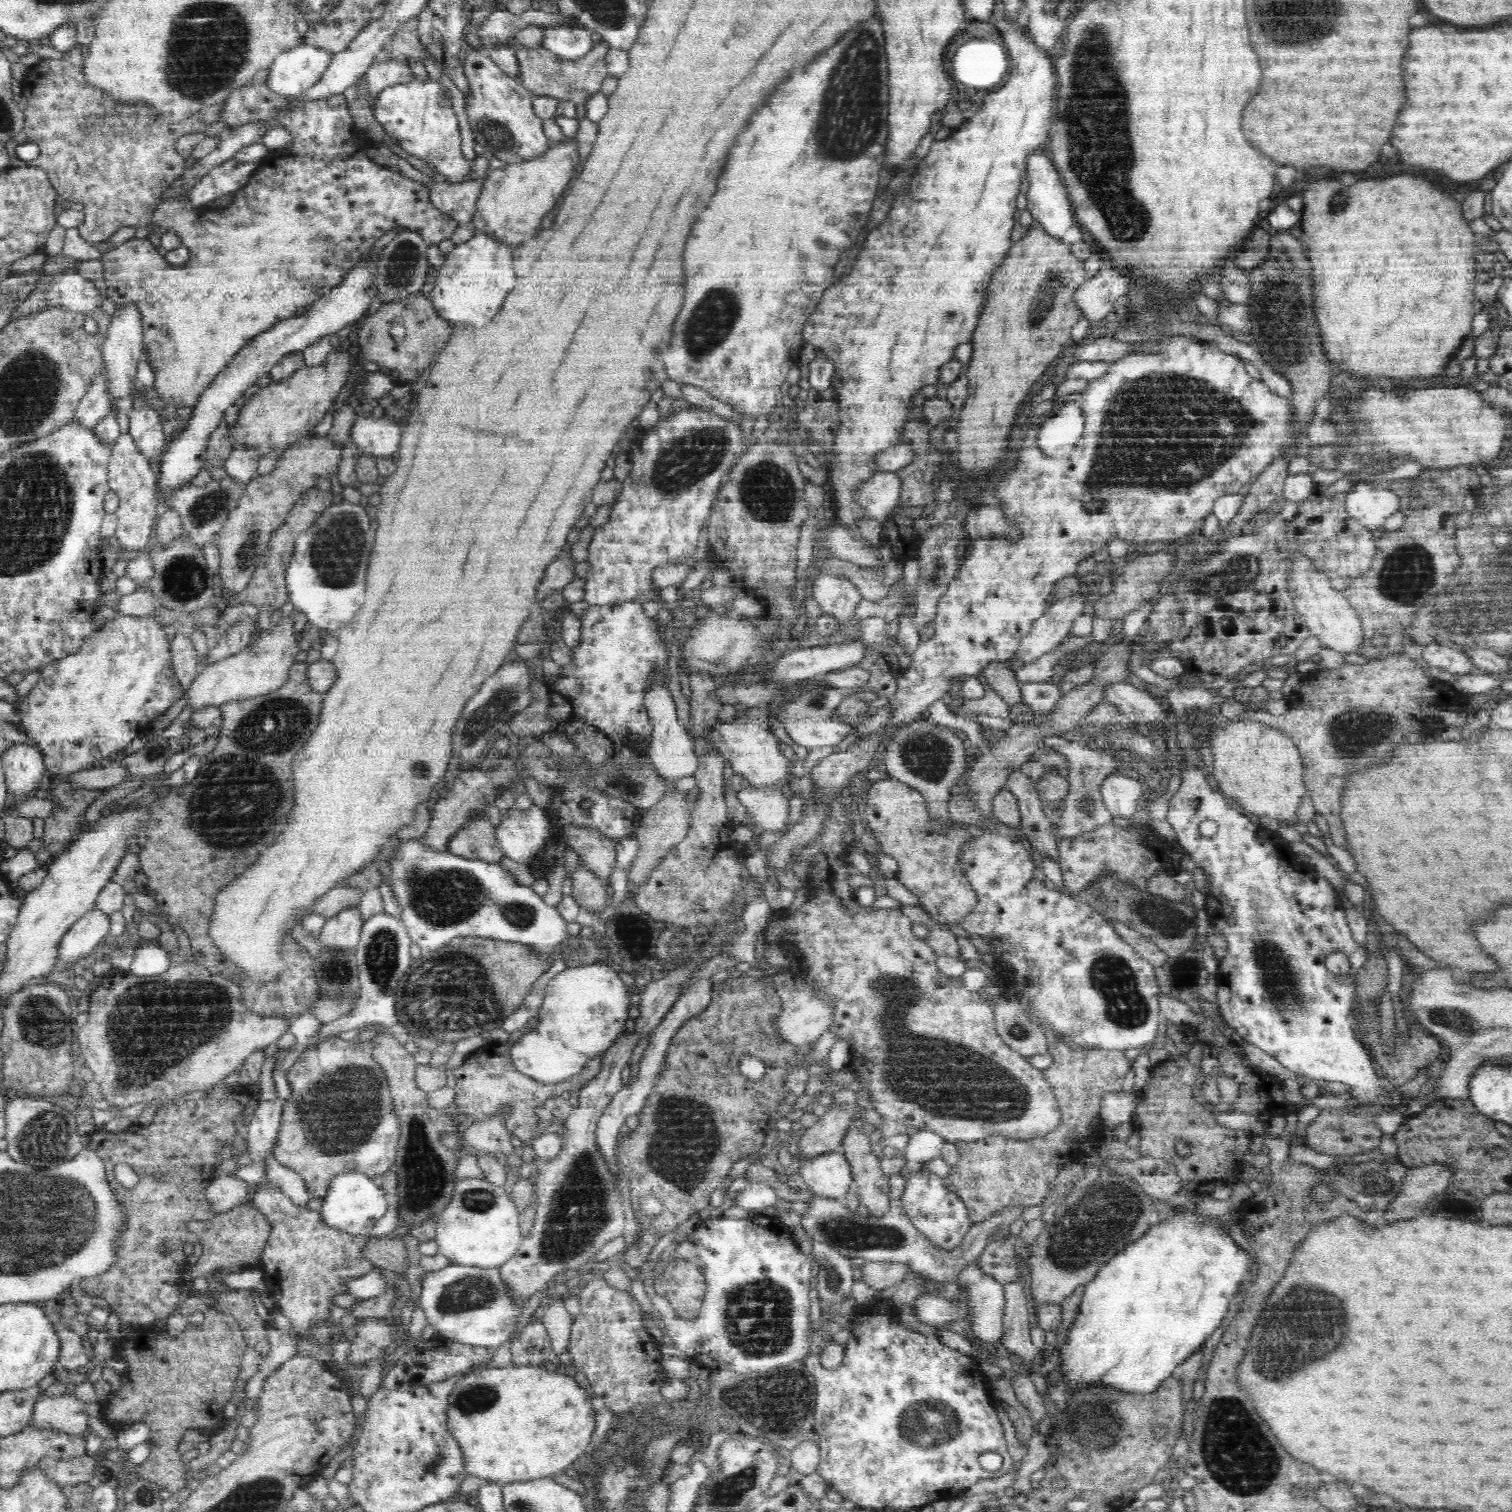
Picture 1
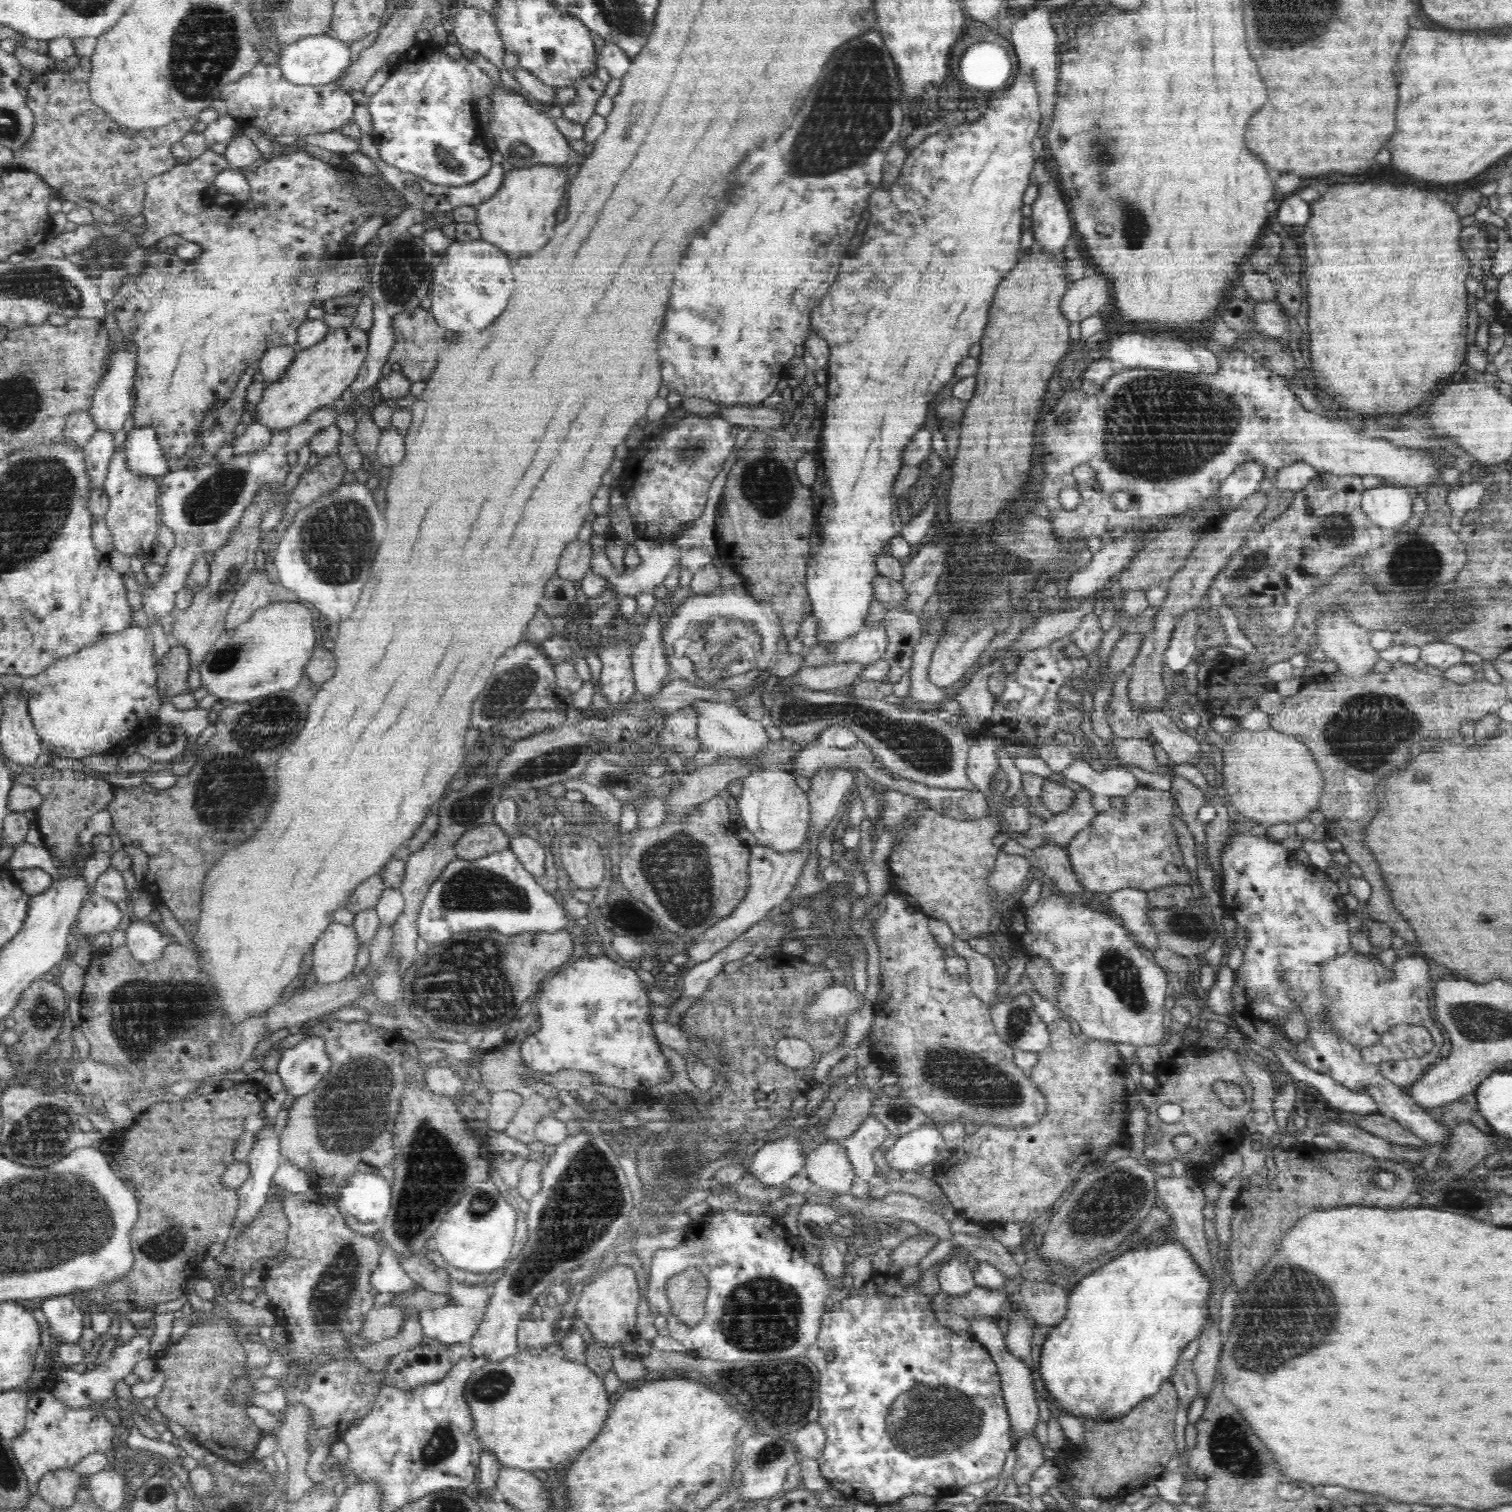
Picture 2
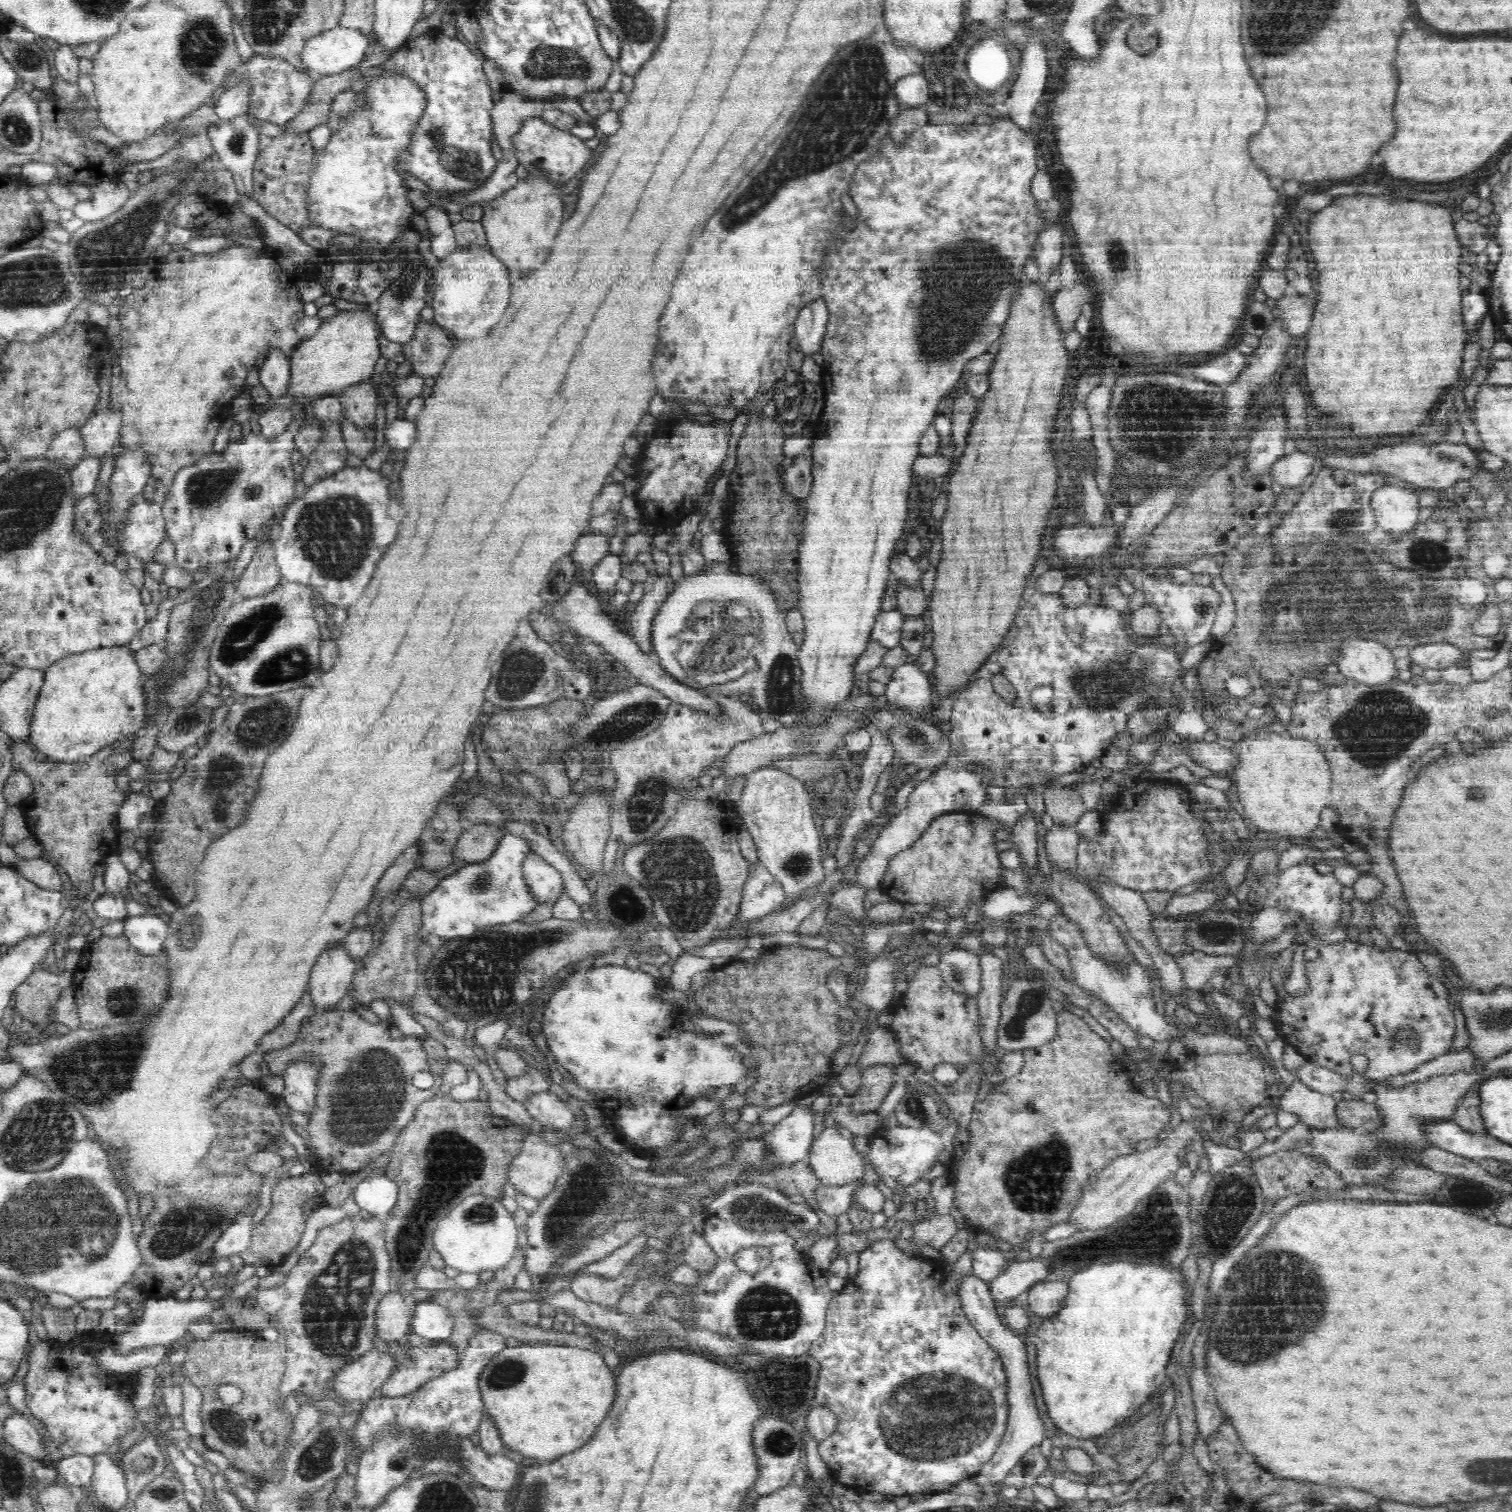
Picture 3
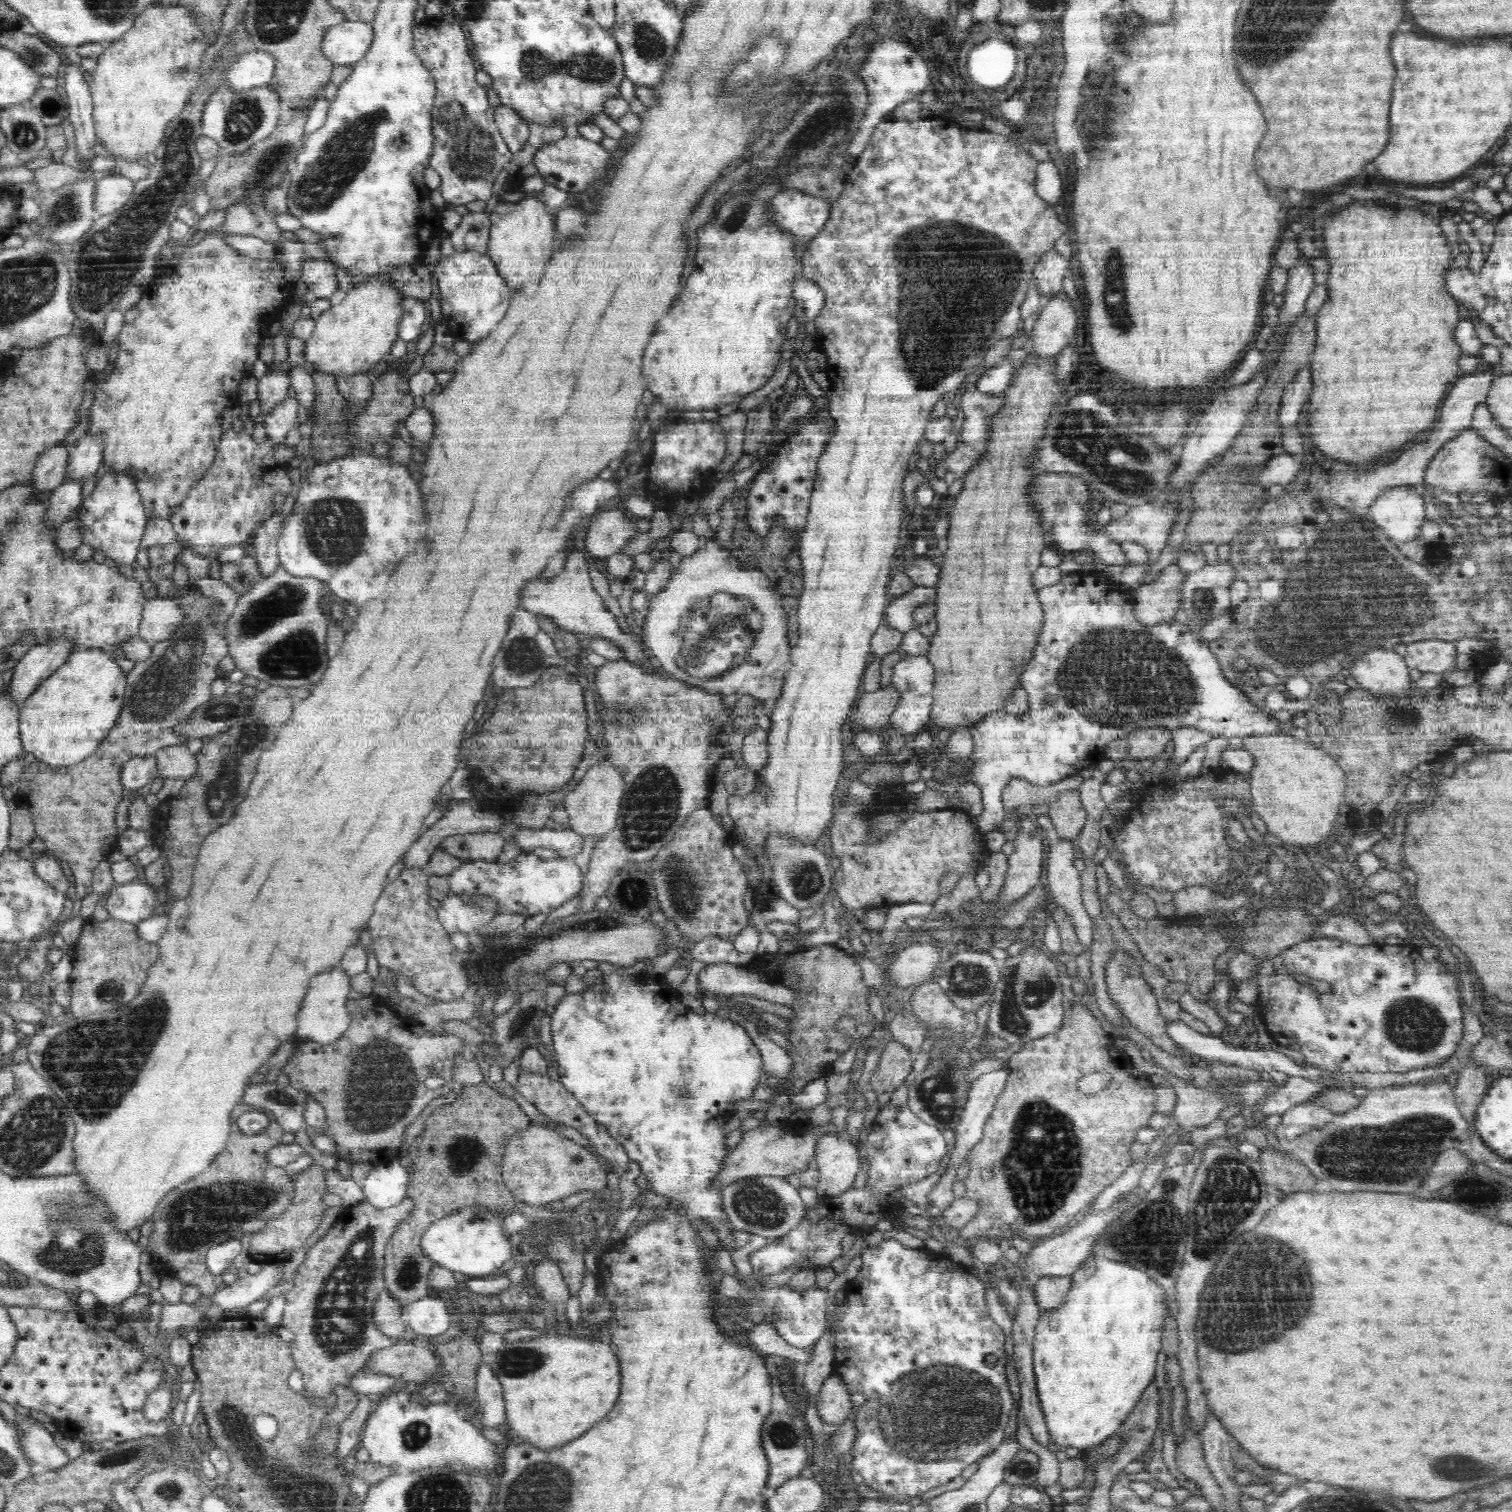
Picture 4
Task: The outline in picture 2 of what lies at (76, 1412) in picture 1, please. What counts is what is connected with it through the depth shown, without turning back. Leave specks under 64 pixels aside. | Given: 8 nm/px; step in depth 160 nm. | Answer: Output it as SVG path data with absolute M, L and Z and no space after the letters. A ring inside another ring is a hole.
M142 1335L133 1336L126 1343L116 1344L111 1357L91 1371L83 1374L72 1371L72 1368L58 1370L56 1375L55 1396L68 1408L88 1408L90 1404L102 1404L111 1401L116 1382L126 1377L140 1360L150 1357L150 1341Z

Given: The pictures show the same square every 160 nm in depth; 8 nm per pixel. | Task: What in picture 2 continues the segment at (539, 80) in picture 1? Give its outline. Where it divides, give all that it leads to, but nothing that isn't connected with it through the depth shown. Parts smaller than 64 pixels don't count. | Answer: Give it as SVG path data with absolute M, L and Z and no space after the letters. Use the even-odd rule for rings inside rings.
M597 75L584 76L575 80L577 89L576 98L564 109L562 117L585 125L590 117L595 116L595 108L598 100L604 95L605 85Z

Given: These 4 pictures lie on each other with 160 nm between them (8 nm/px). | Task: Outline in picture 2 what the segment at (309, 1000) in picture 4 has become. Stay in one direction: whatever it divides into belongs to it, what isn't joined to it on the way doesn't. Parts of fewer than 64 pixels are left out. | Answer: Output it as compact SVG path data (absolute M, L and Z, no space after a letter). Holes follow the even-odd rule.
M332 923L328 926L311 952L316 982L328 984L346 978L354 970L361 945L353 925Z

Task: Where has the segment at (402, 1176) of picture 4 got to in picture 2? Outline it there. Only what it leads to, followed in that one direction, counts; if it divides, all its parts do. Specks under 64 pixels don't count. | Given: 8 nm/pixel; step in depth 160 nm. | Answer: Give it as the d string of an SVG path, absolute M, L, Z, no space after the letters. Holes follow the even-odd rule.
M356 1173L343 1185L337 1205L342 1210L342 1214L348 1219L353 1216L362 1224L367 1222L381 1223L391 1208L392 1186L384 1177L374 1173Z

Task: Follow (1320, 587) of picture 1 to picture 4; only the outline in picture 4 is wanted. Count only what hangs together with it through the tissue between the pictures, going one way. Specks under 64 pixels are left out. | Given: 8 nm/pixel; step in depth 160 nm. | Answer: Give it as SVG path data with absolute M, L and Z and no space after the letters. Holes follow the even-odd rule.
M1372 648L1348 669L1360 688L1374 695L1392 695L1392 699L1399 699L1411 690L1413 673L1405 664L1404 656L1392 649Z

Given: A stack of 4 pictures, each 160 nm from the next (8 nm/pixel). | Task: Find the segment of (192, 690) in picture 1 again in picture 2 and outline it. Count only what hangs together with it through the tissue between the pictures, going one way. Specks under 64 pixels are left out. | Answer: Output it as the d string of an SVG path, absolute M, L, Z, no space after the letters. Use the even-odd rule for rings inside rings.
M272 602L258 608L244 624L220 634L215 648L199 666L201 684L220 704L244 703L298 686L317 648L316 616L313 608L302 602Z

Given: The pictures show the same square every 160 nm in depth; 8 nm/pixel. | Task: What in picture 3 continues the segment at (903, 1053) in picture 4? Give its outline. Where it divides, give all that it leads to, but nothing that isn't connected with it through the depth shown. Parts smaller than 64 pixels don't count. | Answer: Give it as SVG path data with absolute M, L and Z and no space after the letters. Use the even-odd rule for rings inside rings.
M875 1065L862 1072L859 1089L852 1095L852 1103L849 1106L853 1114L866 1114L877 1110L898 1079L893 1073L896 1067Z

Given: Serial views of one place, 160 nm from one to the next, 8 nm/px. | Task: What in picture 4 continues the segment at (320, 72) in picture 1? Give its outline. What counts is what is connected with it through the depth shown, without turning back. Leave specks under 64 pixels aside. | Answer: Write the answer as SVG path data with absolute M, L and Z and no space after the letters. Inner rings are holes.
M345 20L332 26L324 36L324 57L337 67L356 65L366 56L373 36L370 22Z

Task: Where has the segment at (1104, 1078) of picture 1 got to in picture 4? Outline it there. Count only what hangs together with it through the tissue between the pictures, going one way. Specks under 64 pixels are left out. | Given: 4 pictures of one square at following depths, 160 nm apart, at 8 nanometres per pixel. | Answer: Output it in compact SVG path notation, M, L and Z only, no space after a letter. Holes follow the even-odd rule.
M1084 1004L1074 1005L1069 1010L1064 1012L1064 1023L1056 1033L1050 1033L1042 1038L1026 1043L1023 1047L1014 1053L1009 1058L1007 1068L1009 1069L1009 1077L1006 1079L1006 1086L1004 1092L994 1103L994 1108L990 1113L986 1125L984 1126L984 1135L982 1140L976 1144L968 1156L969 1170L966 1174L966 1179L963 1180L965 1184L965 1197L970 1200L978 1200L982 1207L979 1208L979 1213L972 1217L961 1229L959 1235L968 1240L974 1237L976 1240L980 1238L993 1239L994 1236L1012 1236L1012 1234L1026 1235L1028 1238L1036 1237L1043 1238L1052 1237L1054 1234L1062 1232L1067 1226L1071 1225L1073 1219L1088 1208L1095 1198L1107 1186L1110 1186L1121 1174L1135 1162L1137 1159L1130 1151L1130 1146L1136 1141L1138 1130L1148 1127L1150 1118L1155 1113L1154 1104L1156 1104L1156 1095L1154 1095L1154 1087L1146 1079L1143 1073L1136 1071L1132 1066L1132 1060L1114 1045L1114 1039L1108 1034L1107 1028L1102 1026L1100 1020L1094 1016L1093 1012ZM1108 1071L1111 1073L1110 1086L1104 1091L1100 1091L1094 1095L1086 1096L1078 1089L1078 1081L1084 1074L1090 1072Z

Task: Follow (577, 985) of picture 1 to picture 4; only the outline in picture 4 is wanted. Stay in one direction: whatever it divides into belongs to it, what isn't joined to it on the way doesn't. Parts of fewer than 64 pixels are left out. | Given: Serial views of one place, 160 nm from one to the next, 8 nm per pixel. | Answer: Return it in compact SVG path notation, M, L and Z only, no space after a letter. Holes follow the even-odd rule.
M613 972L608 974L596 973L594 978L590 978L588 989L580 992L580 994L569 993L560 1000L560 1003L550 1010L552 1021L552 1041L554 1042L554 1053L556 1053L556 1062L558 1063L559 1081L574 1095L580 1106L598 1124L604 1125L607 1133L612 1139L624 1147L627 1155L639 1163L642 1174L646 1174L646 1178L652 1182L655 1195L668 1196L668 1198L676 1199L685 1212L692 1215L694 1219L700 1222L712 1223L712 1228L716 1231L716 1238L720 1246L724 1250L731 1252L736 1248L734 1228L728 1222L726 1215L722 1211L721 1189L714 1187L715 1178L718 1176L722 1166L727 1158L726 1150L724 1150L724 1134L722 1134L722 1126L724 1126L724 1114L734 1115L734 1102L746 1100L748 1096L752 1096L752 1090L756 1088L758 1076L762 1074L762 1060L760 1058L760 1050L748 1037L748 1032L744 1026L732 1024L729 1020L718 1018L718 1016L698 1016L693 1010L688 1010L684 1004L678 1002L674 996L670 996L672 989L665 984L658 982L637 982L632 980L632 976L627 973Z

